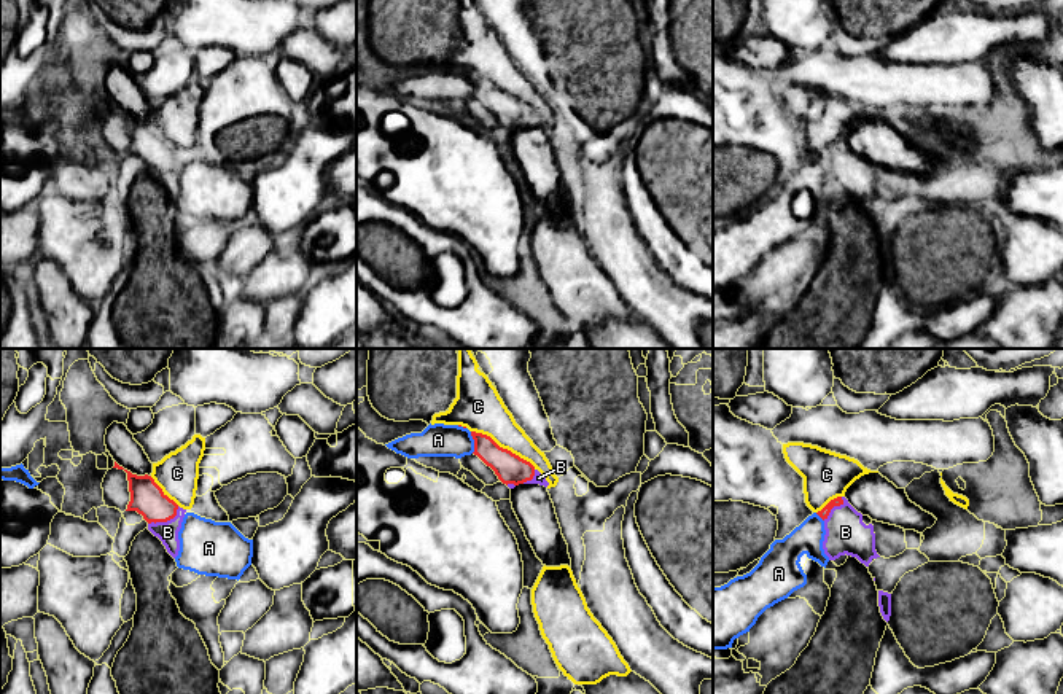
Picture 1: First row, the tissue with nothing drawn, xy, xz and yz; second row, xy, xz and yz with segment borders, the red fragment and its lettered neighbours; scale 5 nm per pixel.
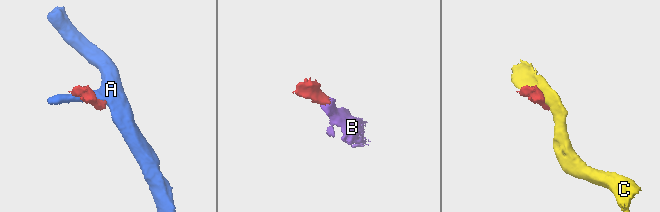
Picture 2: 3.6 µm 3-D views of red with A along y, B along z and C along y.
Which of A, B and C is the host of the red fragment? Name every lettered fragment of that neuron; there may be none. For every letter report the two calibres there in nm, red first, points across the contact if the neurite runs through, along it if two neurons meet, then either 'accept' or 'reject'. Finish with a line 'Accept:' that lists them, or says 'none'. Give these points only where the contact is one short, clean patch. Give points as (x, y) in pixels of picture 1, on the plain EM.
A: 150/170 nm | reject
B: 170/110 nm | across xy (147, 140), (166, 164), (167, 175) | accept
C: 150/240 nm | reject
Accept: B

